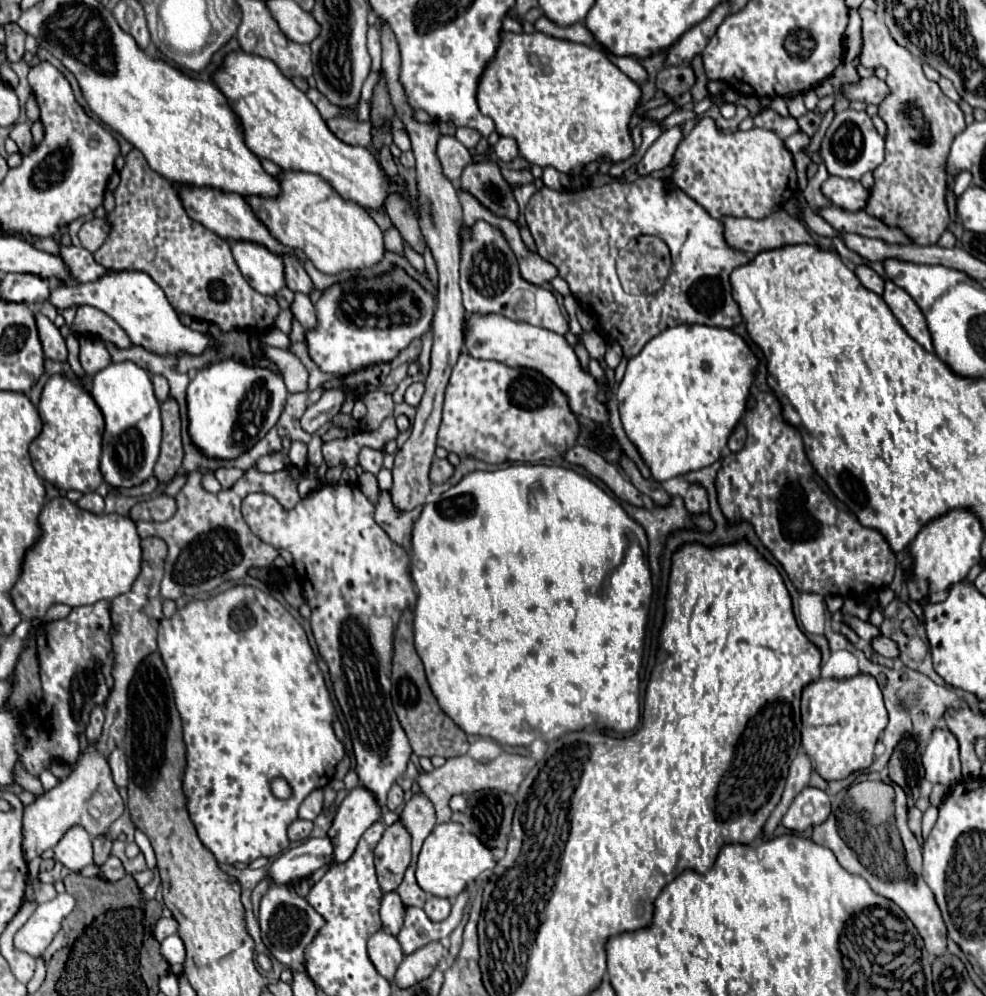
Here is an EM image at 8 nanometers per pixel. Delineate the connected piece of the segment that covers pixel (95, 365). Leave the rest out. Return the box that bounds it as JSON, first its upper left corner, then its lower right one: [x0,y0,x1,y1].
[80,337,110,373]

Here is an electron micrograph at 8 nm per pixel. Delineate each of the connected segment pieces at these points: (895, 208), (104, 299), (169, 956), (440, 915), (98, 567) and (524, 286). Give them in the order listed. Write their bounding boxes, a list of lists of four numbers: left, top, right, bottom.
[[858,7,966,245],[50,271,218,357],[162,935,186,965],[424,895,452,921],[12,497,142,619],[460,221,570,335]]

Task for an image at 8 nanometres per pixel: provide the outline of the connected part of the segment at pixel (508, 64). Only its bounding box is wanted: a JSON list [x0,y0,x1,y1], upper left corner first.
[478,31,642,173]

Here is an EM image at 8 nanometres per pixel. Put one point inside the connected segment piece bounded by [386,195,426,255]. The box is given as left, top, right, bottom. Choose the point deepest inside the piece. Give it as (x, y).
(398, 209)

